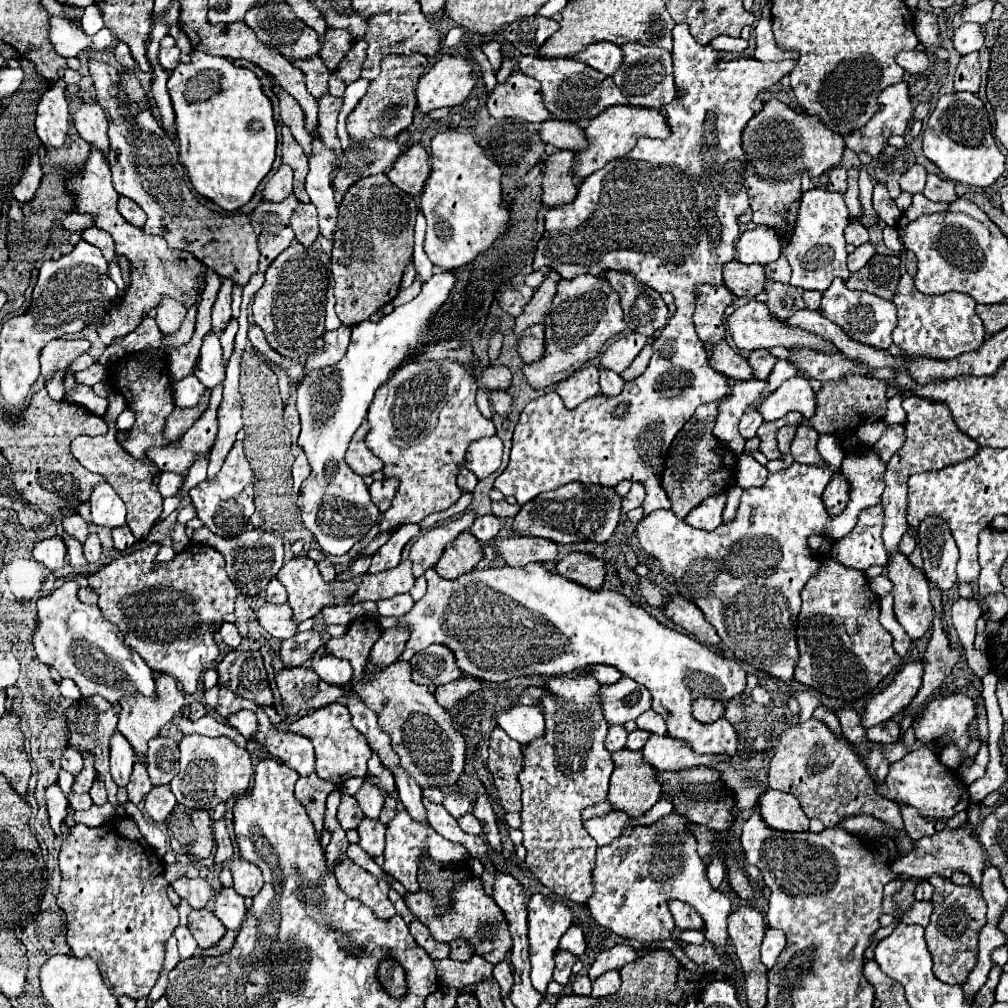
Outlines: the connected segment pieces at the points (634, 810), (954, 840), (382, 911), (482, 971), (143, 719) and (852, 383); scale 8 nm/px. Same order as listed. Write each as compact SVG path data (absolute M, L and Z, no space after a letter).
M619 749L613 753L615 769L611 775L609 783L609 797L607 801L615 811L625 811L631 819L643 817L661 797L661 785L657 781L657 771L649 763L643 761L641 751L629 751L629 749Z
M959 827L955 831L943 829L939 833L933 833L929 837L915 841L913 849L907 855L889 863L889 867L895 875L907 875L907 877L915 877L915 879L925 879L925 877L929 879L931 875L947 877L947 871L963 871L971 877L973 885L979 887L981 873L983 873L983 867L985 867L985 853L983 853L983 847L977 841L973 831L969 831L965 827Z
M337 859L335 861L335 877L343 893L367 905L377 917L391 919L397 911L393 903L387 899L389 883L367 873L363 867L353 863L351 859Z
M479 955L471 957L471 961L443 959L443 961L433 961L433 965L437 969L437 977L441 979L441 983L445 983L447 987L455 987L455 989L469 987L475 981L493 979L493 965Z
M159 675L155 679L157 685L157 699L147 699L147 697L139 697L139 693L135 693L135 697L131 699L123 699L121 705L121 715L119 715L119 725L117 729L127 737L127 741L133 745L135 755L145 761L147 759L147 741L157 737L163 729L165 723L169 723L185 705L185 695L179 691L177 681L169 675Z
M847 375L839 381L825 381L821 391L815 393L815 413L805 423L825 435L835 435L837 431L855 433L857 427L865 423L883 421L883 413L887 411L887 383L881 379L867 379L863 375Z

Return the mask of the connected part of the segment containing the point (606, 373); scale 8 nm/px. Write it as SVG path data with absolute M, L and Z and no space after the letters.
M599 367L601 371L601 379L599 379L599 385L601 385L601 395L605 397L615 397L621 393L625 381L621 379L621 375L613 373L611 369L605 369L605 367Z

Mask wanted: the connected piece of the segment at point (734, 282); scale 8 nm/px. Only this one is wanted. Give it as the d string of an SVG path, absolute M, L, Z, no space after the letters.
M739 261L725 263L723 279L725 279L725 285L737 297L747 297L747 299L755 299L759 293L763 293L767 283L763 265L743 265Z

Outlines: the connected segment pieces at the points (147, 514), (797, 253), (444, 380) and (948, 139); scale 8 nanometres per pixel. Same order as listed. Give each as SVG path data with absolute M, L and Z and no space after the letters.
M111 391L107 395L109 399L109 409L105 415L105 423L109 427L107 435L101 437L89 437L89 435L81 435L71 443L71 453L75 455L75 459L87 469L87 471L95 471L99 475L105 477L105 481L117 491L117 495L123 499L125 507L127 507L127 525L133 531L133 535L137 537L137 541L145 539L155 523L159 521L159 513L163 511L163 497L157 491L157 481L159 481L159 469L155 463L151 461L137 461L133 459L115 439L115 421L121 413L121 407L127 407L127 401L121 393Z
M811 189L803 193L795 229L787 241L787 247L783 249L783 255L793 269L791 275L793 287L825 291L835 277L847 279L851 275L851 271L847 269L847 251L843 235L849 223L851 219L843 193L823 191L823 189Z
M425 361L425 363L403 363L377 391L373 403L367 411L369 433L365 445L385 463L383 475L399 479L397 495L393 497L391 507L379 519L379 531L399 527L403 523L419 523L435 511L451 507L459 497L461 489L457 487L457 465L463 463L465 451L471 441L481 437L495 435L495 425L491 419L485 419L475 403L477 381L471 377L463 365L455 361Z
M949 93L939 97L929 115L927 129L923 131L923 153L941 169L947 179L963 185L989 187L1005 171L1005 157L991 135L987 111L981 99L971 93Z

